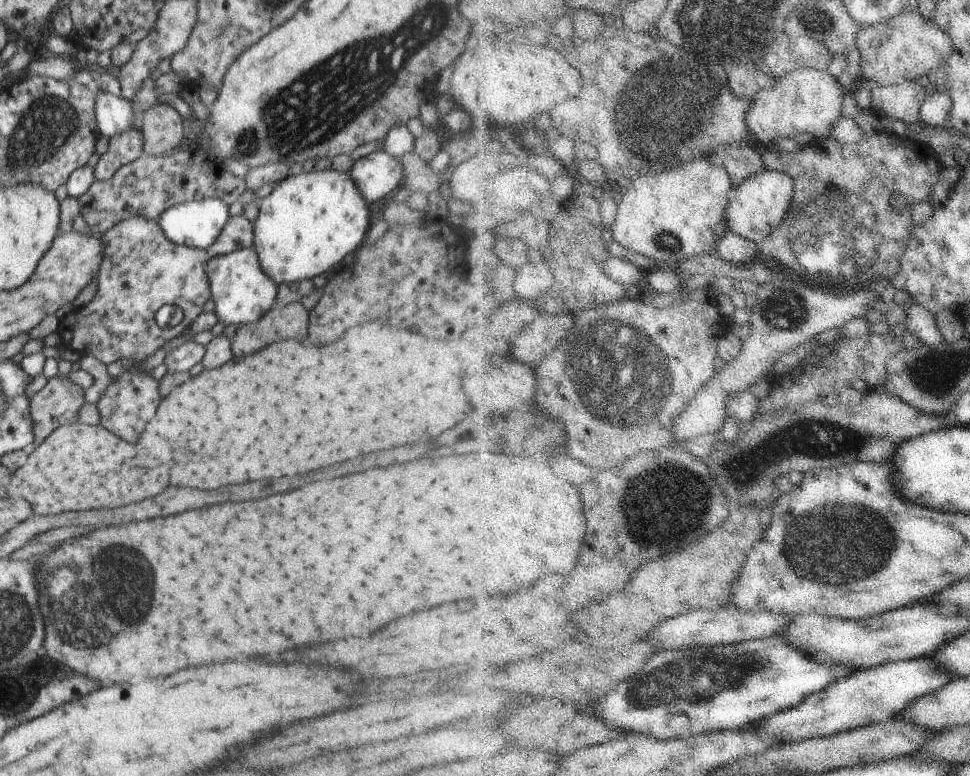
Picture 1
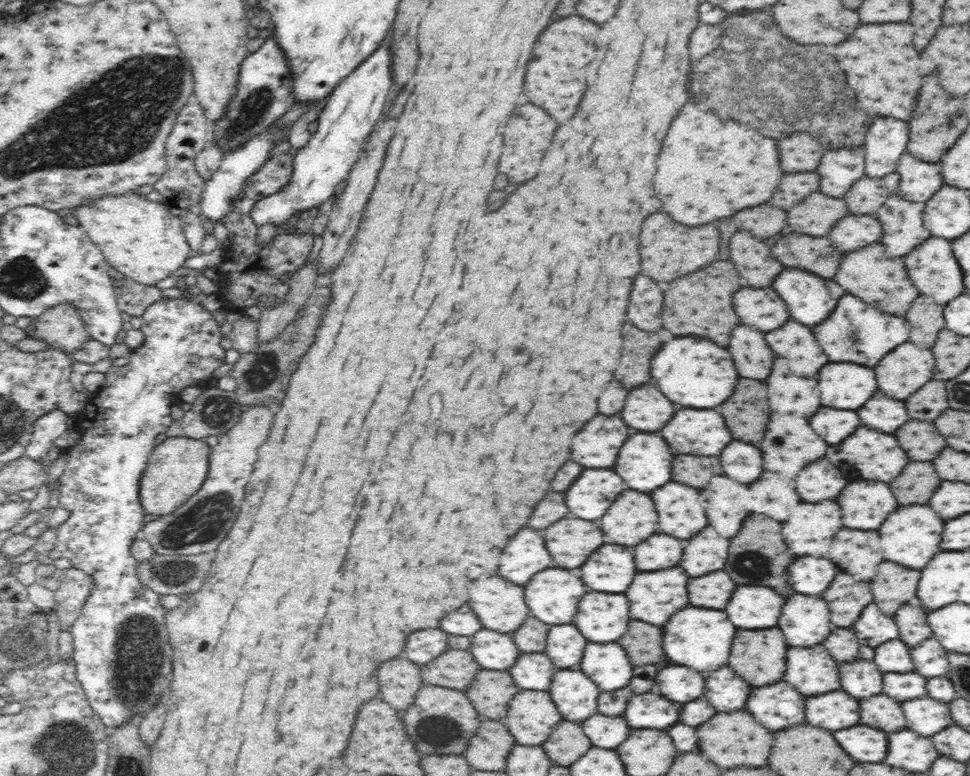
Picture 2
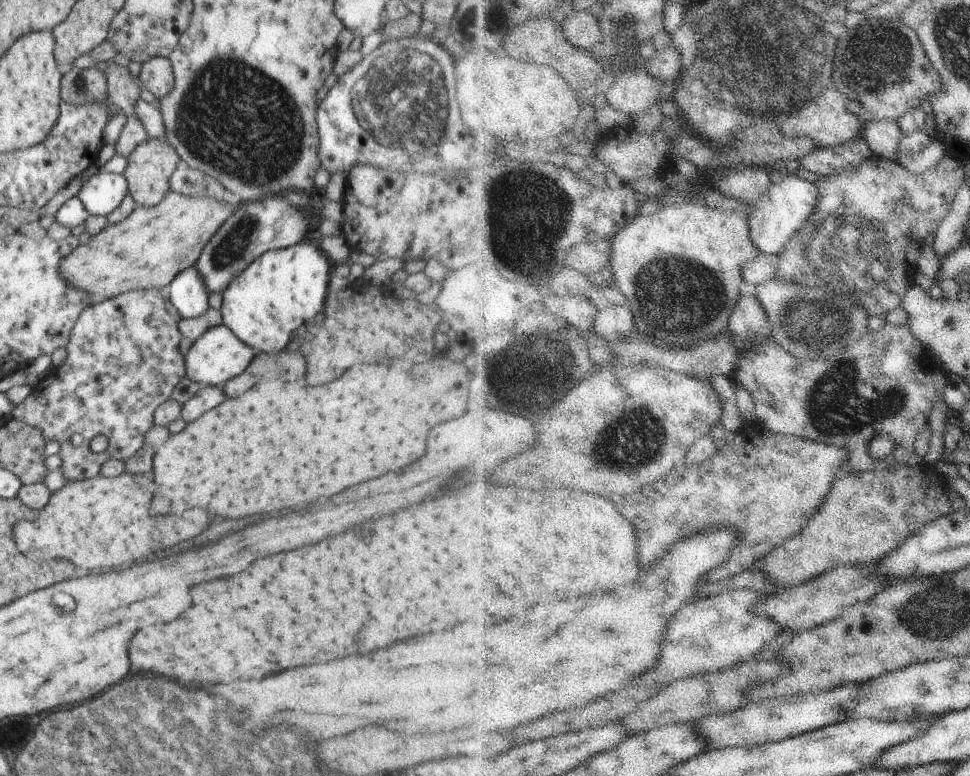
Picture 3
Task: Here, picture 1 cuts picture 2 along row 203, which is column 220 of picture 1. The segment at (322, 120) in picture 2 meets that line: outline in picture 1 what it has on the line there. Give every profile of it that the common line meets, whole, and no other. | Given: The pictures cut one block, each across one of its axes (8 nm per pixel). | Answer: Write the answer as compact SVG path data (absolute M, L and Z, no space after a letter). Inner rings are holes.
M253 247L214 256L206 262L206 276L210 283L211 299L215 304L213 311L216 312L220 324L240 327L242 324L256 322L275 304L278 285L264 274Z

